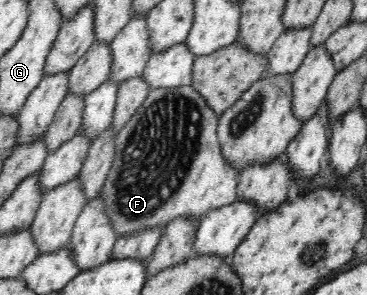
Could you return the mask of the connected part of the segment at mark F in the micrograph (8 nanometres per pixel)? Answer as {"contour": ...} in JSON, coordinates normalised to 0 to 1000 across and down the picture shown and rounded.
{"contour":[[[520,288],[493,298],[431,298],[406,312],[401,332],[390,342],[390,356],[371,373],[360,403],[349,410],[343,431],[332,434],[332,444],[327,444],[313,471],[305,569],[300,573],[275,654],[278,685],[283,685],[283,719],[289,719],[289,732],[300,739],[300,759],[305,759],[311,786],[316,786],[316,803],[362,800],[368,790],[422,769],[447,783],[450,769],[466,749],[482,746],[485,739],[501,739],[501,746],[518,746],[523,759],[540,759],[567,719],[635,692],[643,681],[643,641],[654,597],[616,556],[616,542],[610,542],[610,529],[605,529],[591,458],[594,417],[597,403],[591,403],[591,393],[564,356],[561,339],[550,336],[550,325],[545,325]]]}

